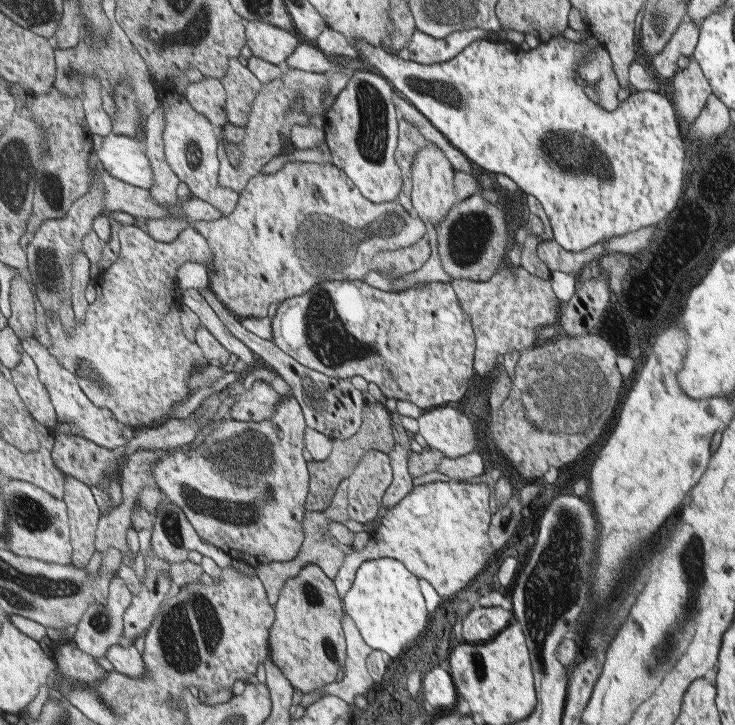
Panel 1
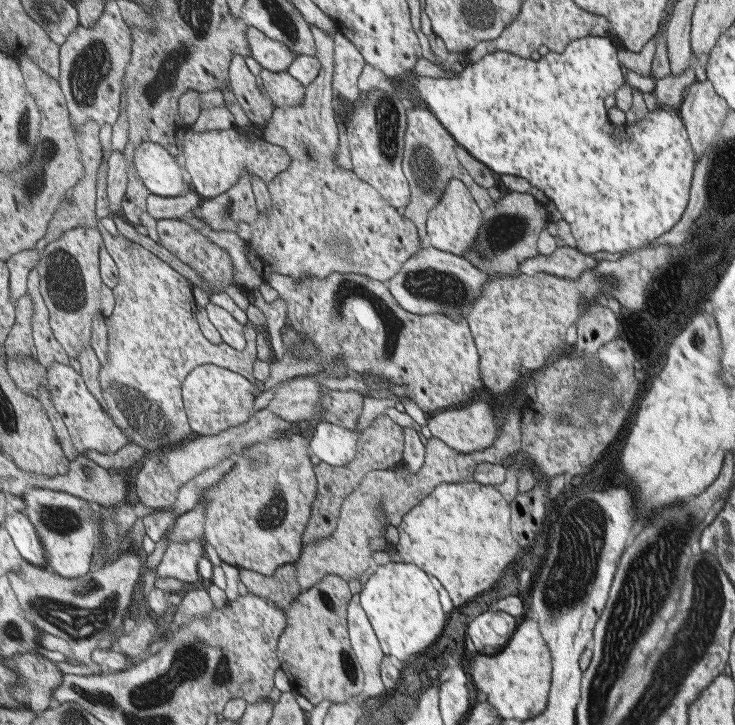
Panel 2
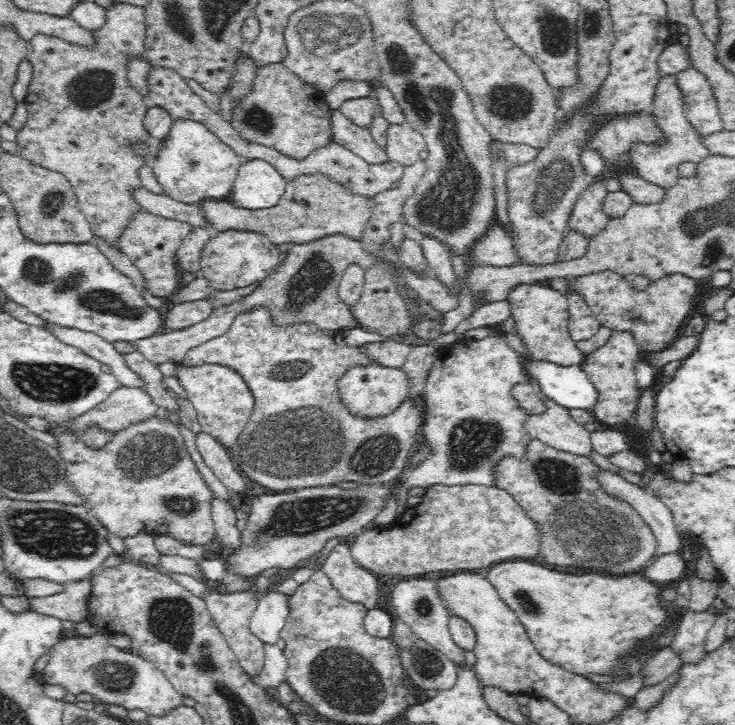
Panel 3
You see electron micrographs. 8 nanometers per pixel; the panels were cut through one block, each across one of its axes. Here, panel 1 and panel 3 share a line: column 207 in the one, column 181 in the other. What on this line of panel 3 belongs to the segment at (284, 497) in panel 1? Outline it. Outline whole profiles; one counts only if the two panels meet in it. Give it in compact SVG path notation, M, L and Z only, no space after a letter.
M152 416L148 420L130 424L130 427L107 436L98 451L82 447L82 437L60 433L55 433L54 437L60 442L58 450L66 464L66 479L85 494L87 508L112 534L125 538L140 530L148 534L166 531L186 544L206 545L213 541L209 517L213 502L212 493L202 476L195 471L194 464L191 463L182 443L178 425L168 419Z

